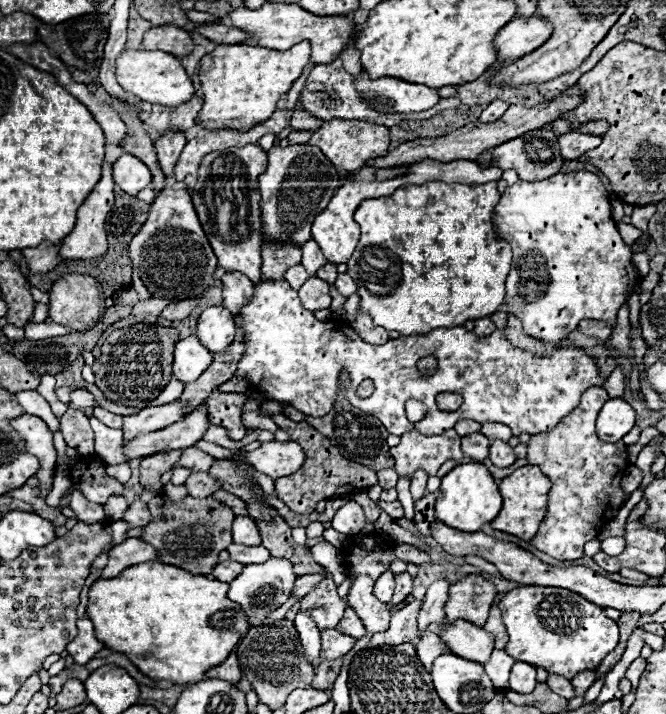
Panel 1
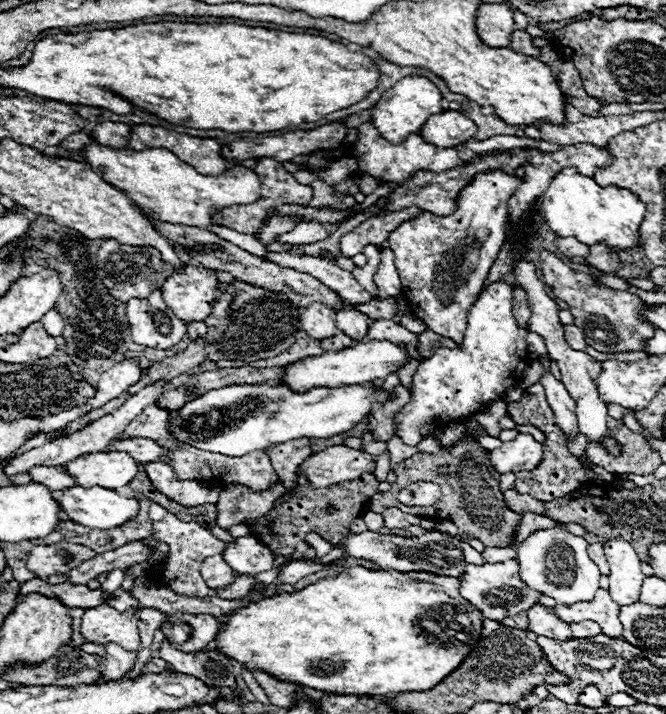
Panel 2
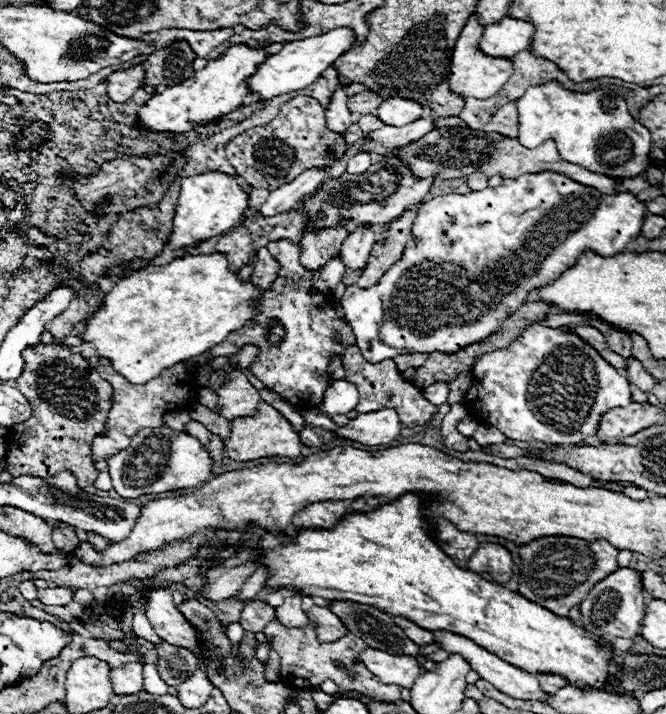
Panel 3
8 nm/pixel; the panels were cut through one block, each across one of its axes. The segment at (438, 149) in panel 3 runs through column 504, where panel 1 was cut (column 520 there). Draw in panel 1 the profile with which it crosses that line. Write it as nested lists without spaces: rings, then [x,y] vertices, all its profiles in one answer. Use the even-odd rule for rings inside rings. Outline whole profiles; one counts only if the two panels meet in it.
[[[538,128],[538,130],[530,130],[514,140],[508,140],[500,146],[496,146],[492,150],[492,166],[502,168],[502,170],[516,170],[520,180],[528,180],[528,182],[536,182],[536,180],[544,180],[554,176],[556,172],[560,172],[564,158],[560,156],[560,146],[558,146],[558,136],[552,130],[546,128]]]

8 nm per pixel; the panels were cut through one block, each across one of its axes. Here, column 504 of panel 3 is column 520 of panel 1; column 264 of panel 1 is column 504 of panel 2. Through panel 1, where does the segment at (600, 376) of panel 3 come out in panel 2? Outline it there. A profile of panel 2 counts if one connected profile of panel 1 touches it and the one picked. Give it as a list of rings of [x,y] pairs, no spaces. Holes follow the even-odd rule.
[[[496,282],[488,286],[472,310],[468,312],[468,326],[458,348],[436,348],[430,358],[422,360],[412,376],[412,392],[408,404],[394,414],[396,436],[406,446],[422,442],[420,428],[430,420],[436,428],[456,420],[464,420],[478,412],[484,404],[498,400],[510,386],[516,386],[524,374],[524,358],[528,330],[520,328],[512,314],[512,286]]]

